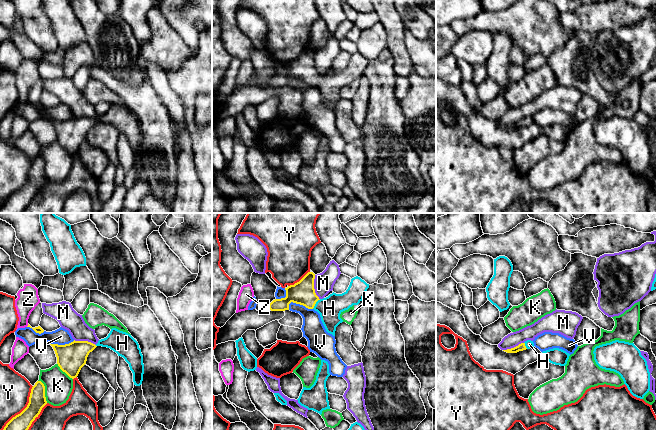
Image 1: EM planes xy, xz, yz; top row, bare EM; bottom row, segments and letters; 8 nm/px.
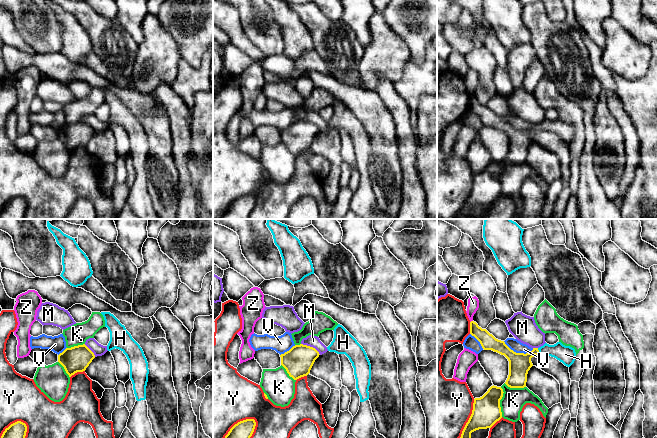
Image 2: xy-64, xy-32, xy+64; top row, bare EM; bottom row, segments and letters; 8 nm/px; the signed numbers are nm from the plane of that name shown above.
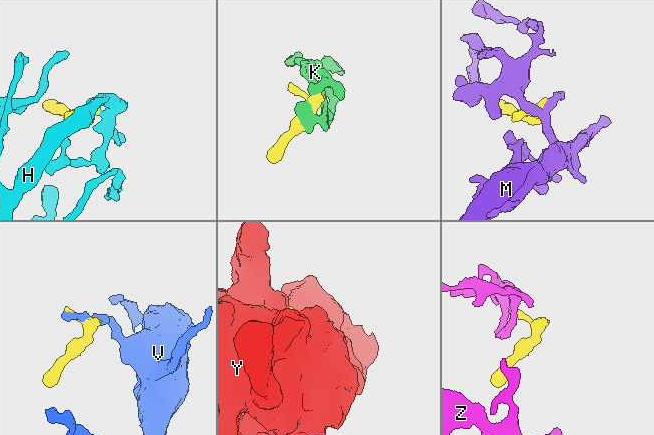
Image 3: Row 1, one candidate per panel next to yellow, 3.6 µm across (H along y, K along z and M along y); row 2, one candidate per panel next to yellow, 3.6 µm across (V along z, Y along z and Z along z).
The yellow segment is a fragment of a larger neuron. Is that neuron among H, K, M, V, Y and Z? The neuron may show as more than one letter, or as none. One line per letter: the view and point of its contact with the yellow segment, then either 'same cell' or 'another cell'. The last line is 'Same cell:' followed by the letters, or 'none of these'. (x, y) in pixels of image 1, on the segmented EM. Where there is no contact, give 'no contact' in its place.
H: xz (315, 303) | same cell
K: xy (44, 391) | another cell
M: xz (313, 287) | another cell
V: xy (59, 345) | another cell
Y: xy (24, 409) | another cell
Z: xy (28, 325) | another cell
Same cell: H

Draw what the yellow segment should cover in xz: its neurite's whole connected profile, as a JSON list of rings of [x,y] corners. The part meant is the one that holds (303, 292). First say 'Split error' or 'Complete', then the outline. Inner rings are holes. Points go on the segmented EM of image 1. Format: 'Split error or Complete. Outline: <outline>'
Split error. Outline: [[[308,272],[299,282],[290,285],[286,290],[286,297],[275,299],[269,304],[271,311],[289,310],[291,302],[314,309],[320,314],[326,331],[335,336],[336,327],[343,322],[340,314],[353,305],[358,305],[364,297],[369,284],[360,277],[351,279],[348,289],[342,294],[332,293],[320,299],[314,289],[315,274]]]

